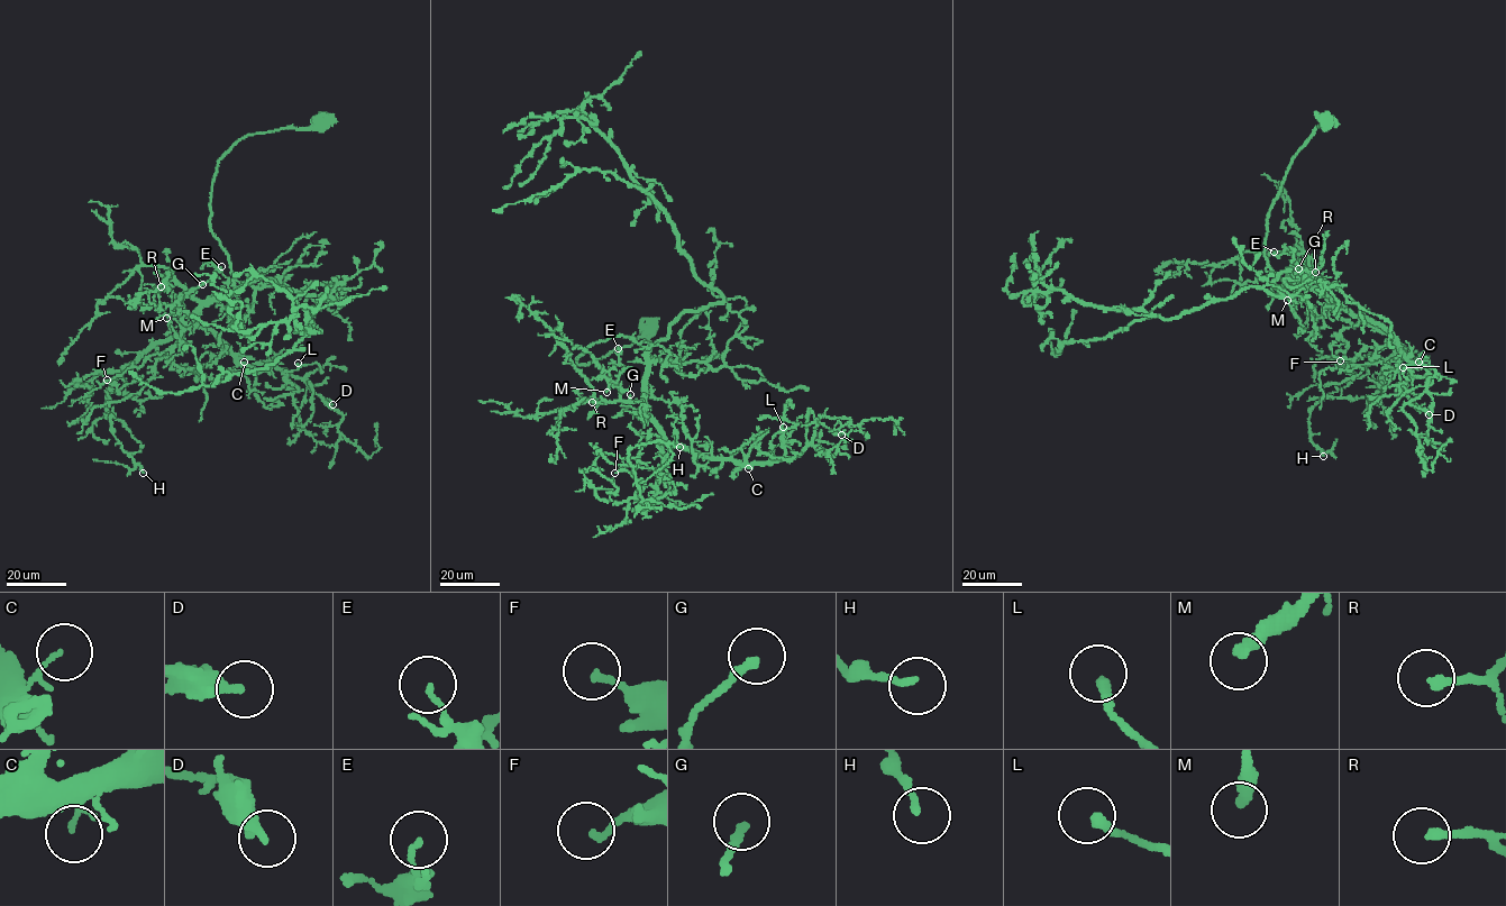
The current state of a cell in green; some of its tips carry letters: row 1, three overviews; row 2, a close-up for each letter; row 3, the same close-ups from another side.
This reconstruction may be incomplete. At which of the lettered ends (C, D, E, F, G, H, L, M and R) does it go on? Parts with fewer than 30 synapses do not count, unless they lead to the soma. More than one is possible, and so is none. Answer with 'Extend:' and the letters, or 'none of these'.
Extend: M

